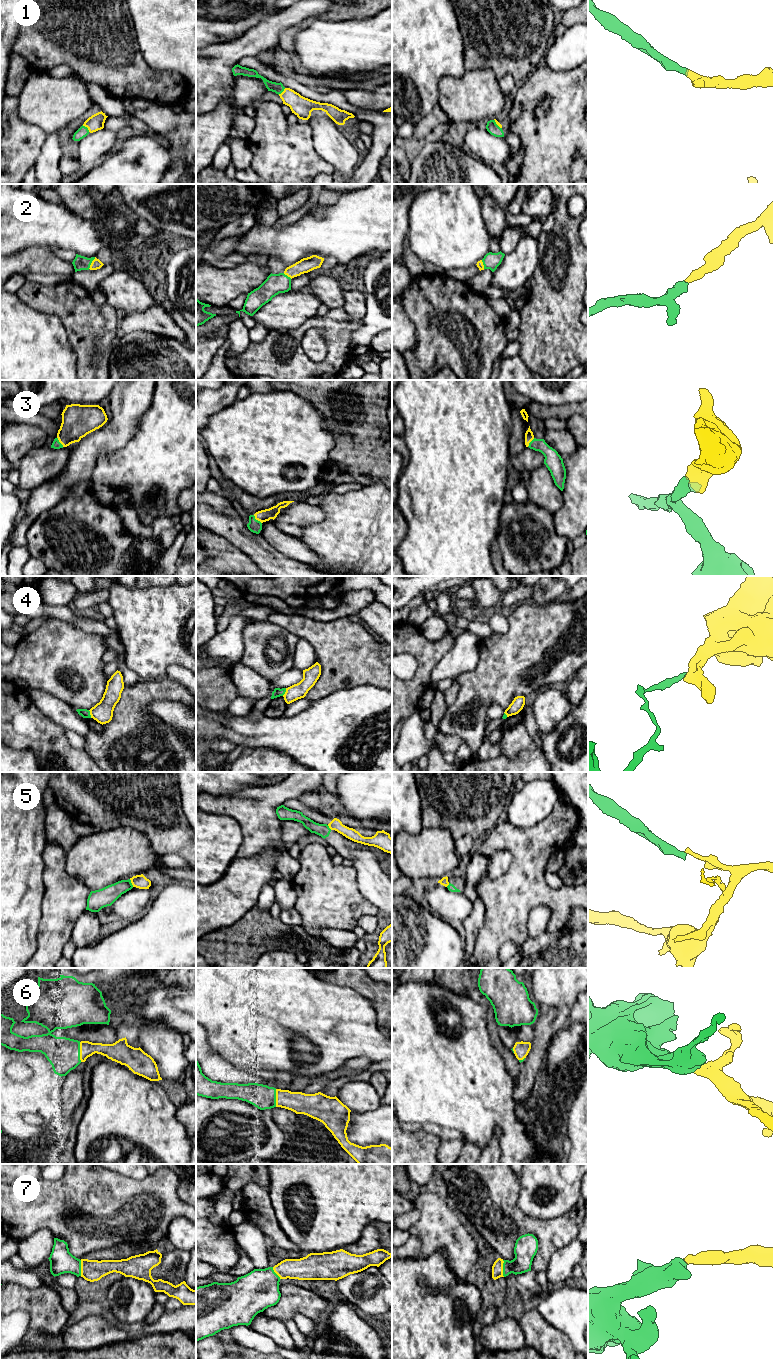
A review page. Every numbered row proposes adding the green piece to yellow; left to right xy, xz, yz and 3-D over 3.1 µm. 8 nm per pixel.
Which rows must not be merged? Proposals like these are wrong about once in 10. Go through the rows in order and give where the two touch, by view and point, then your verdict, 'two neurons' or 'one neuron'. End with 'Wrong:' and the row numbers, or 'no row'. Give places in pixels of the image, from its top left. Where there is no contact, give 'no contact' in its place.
1: contact xy (86, 126); one neuron
2: contact xy (91, 263); one neuron
3: contact xz (257, 519); one neuron
4: contact xy (90, 714); two neurons
5: contact xy (131, 882); two neurons
6: contact xy (80, 1052); one neuron
7: contact yz (502, 1268); one neuron
Wrong: 4, 5

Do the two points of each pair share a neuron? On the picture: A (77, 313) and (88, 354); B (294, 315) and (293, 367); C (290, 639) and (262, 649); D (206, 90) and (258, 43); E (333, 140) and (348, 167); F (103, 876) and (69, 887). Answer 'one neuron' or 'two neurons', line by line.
A: one neuron
B: two neurons
C: one neuron
D: one neuron
E: one neuron
F: two neurons

